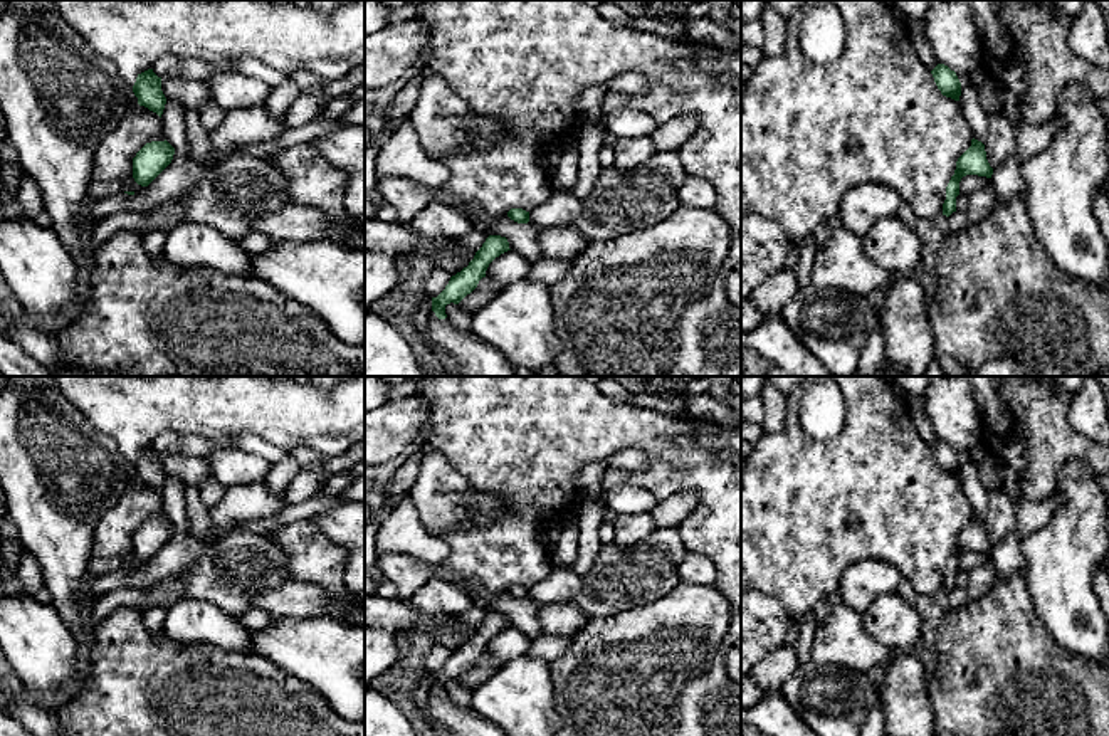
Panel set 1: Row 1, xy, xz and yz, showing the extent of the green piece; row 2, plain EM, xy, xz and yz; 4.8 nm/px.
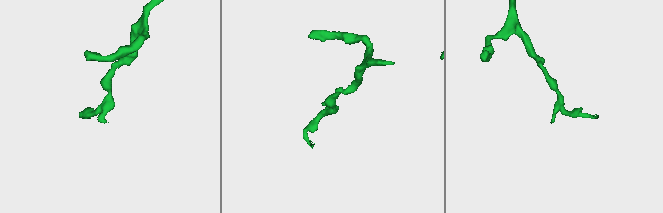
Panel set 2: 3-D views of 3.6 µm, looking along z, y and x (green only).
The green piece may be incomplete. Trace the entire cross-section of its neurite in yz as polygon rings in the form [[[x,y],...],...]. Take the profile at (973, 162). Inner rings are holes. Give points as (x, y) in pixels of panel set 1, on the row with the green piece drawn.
[[[971,139],[971,146],[958,158],[954,175],[946,187],[946,200],[943,203],[943,215],[949,217],[956,212],[956,197],[959,195],[959,181],[966,175],[978,175],[991,178],[993,168],[986,160],[985,145]]]

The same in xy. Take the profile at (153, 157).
[[[165,141],[146,143],[133,158],[133,178],[148,187],[173,160],[175,148]]]

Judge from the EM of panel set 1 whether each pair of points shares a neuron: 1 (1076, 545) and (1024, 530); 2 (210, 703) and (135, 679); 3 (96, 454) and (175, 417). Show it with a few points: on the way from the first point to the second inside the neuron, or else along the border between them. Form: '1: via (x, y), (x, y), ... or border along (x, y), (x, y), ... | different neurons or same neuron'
1: border along (1061, 504), (1044, 525), (1024, 540) | different neurons
2: via (192, 703), (167, 703), (153, 696) | same neuron
3: border along (86, 420), (108, 434), (128, 459) | different neurons

